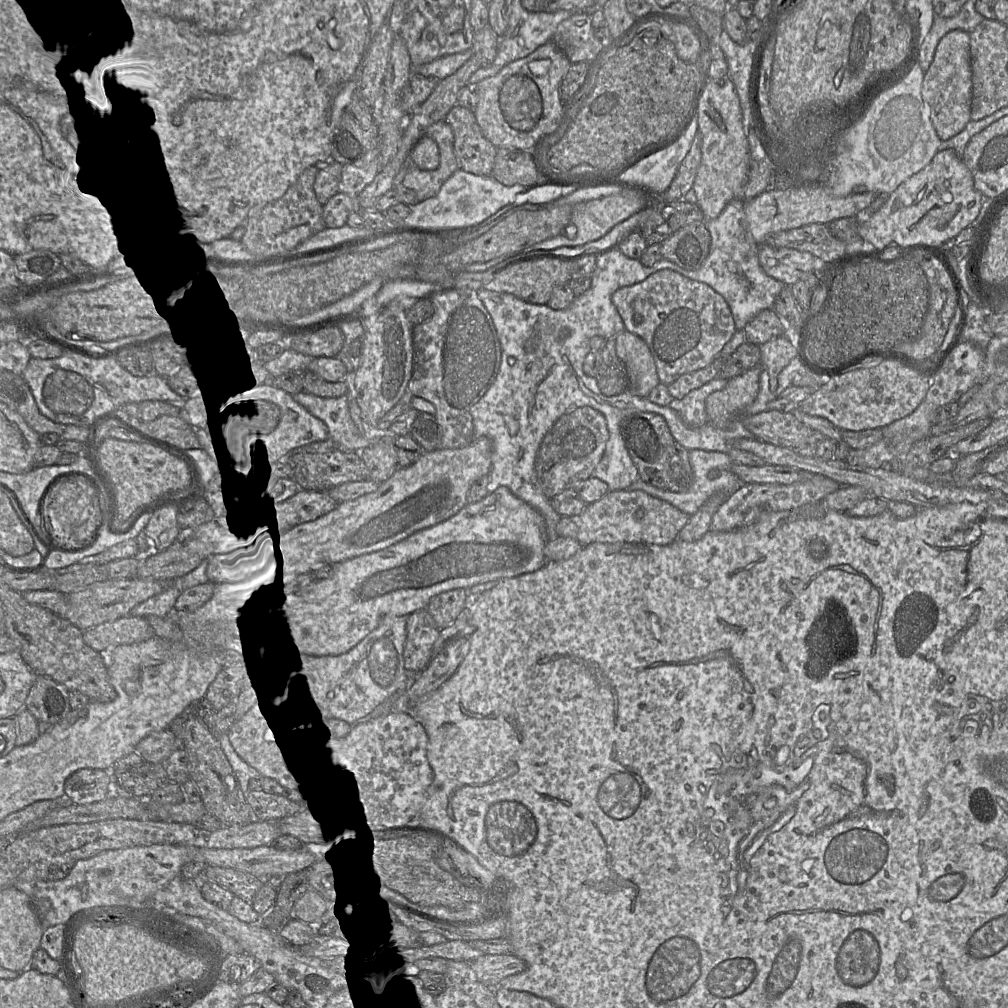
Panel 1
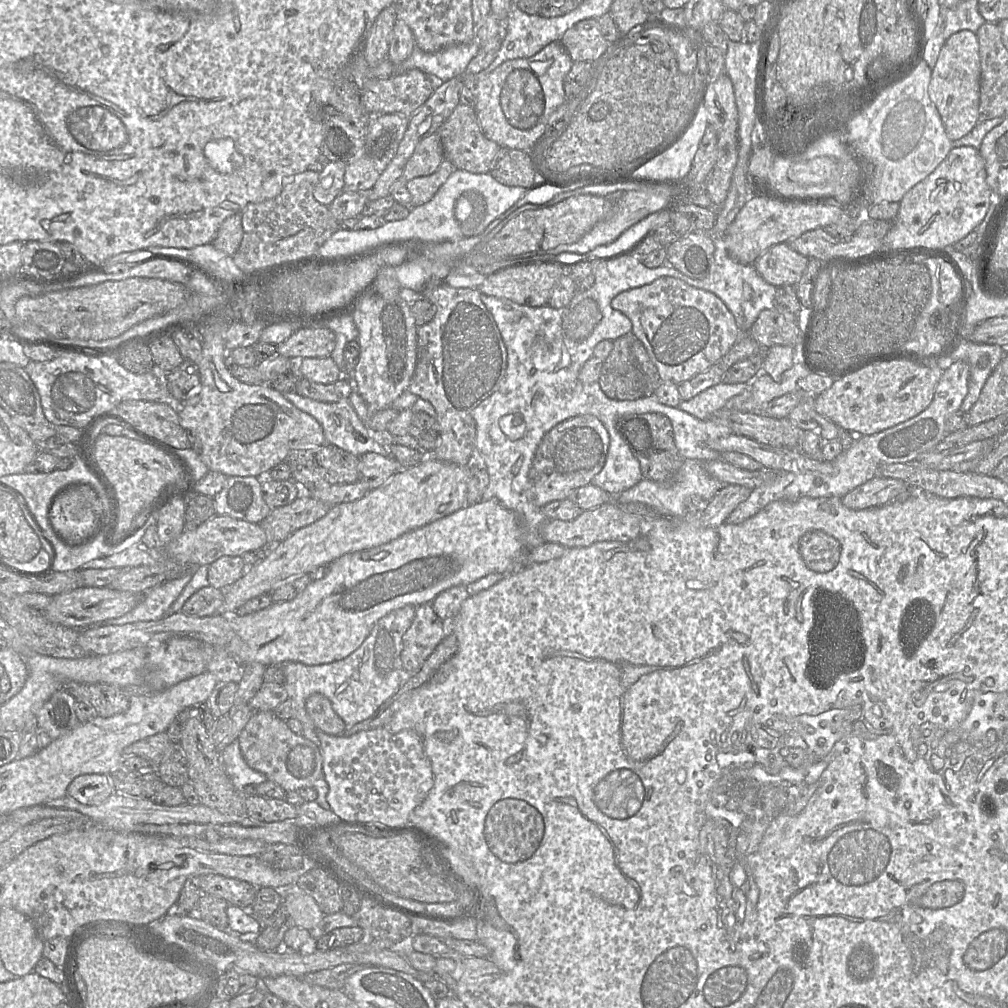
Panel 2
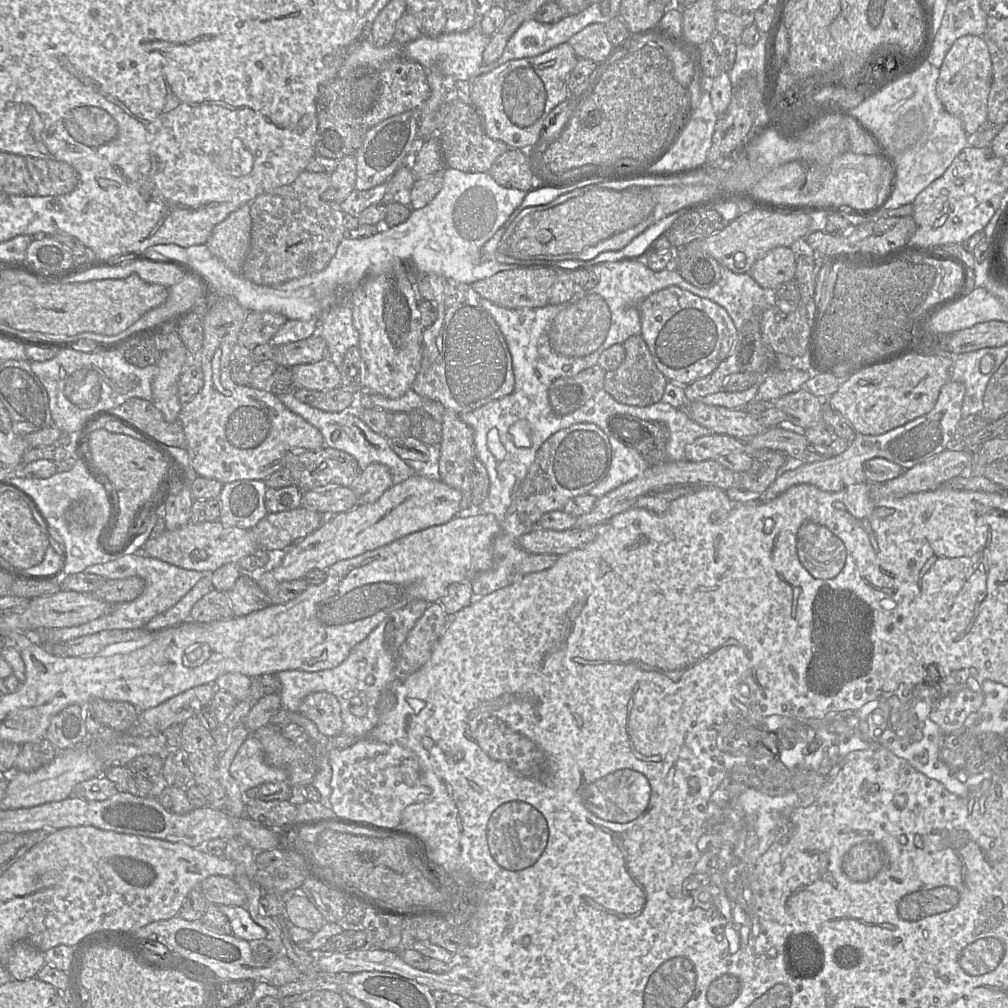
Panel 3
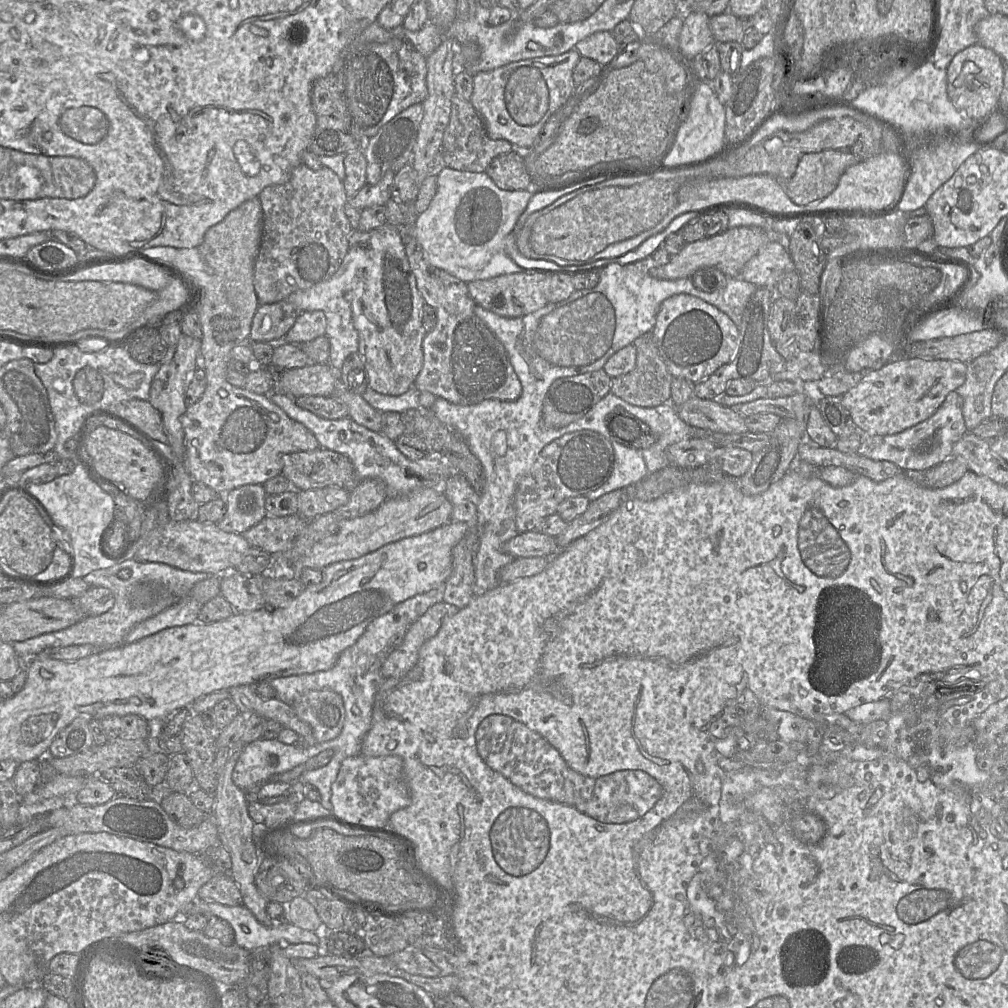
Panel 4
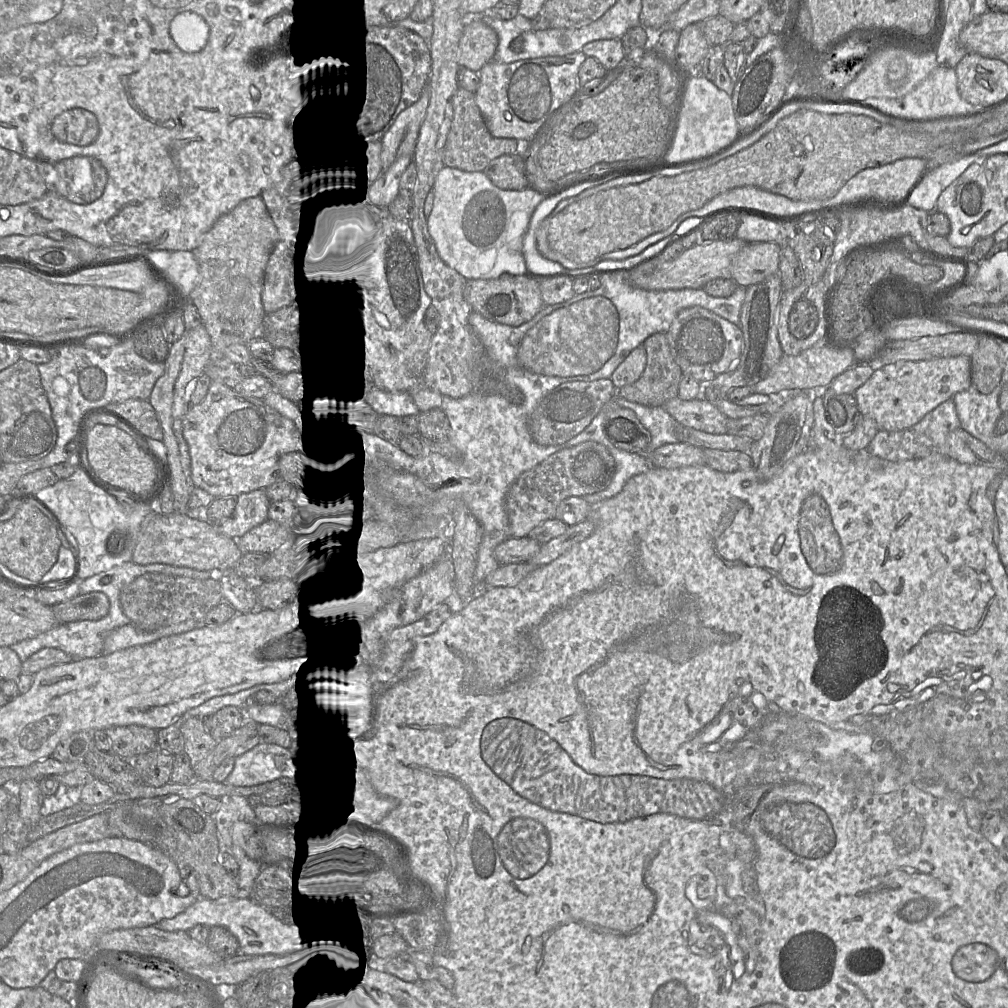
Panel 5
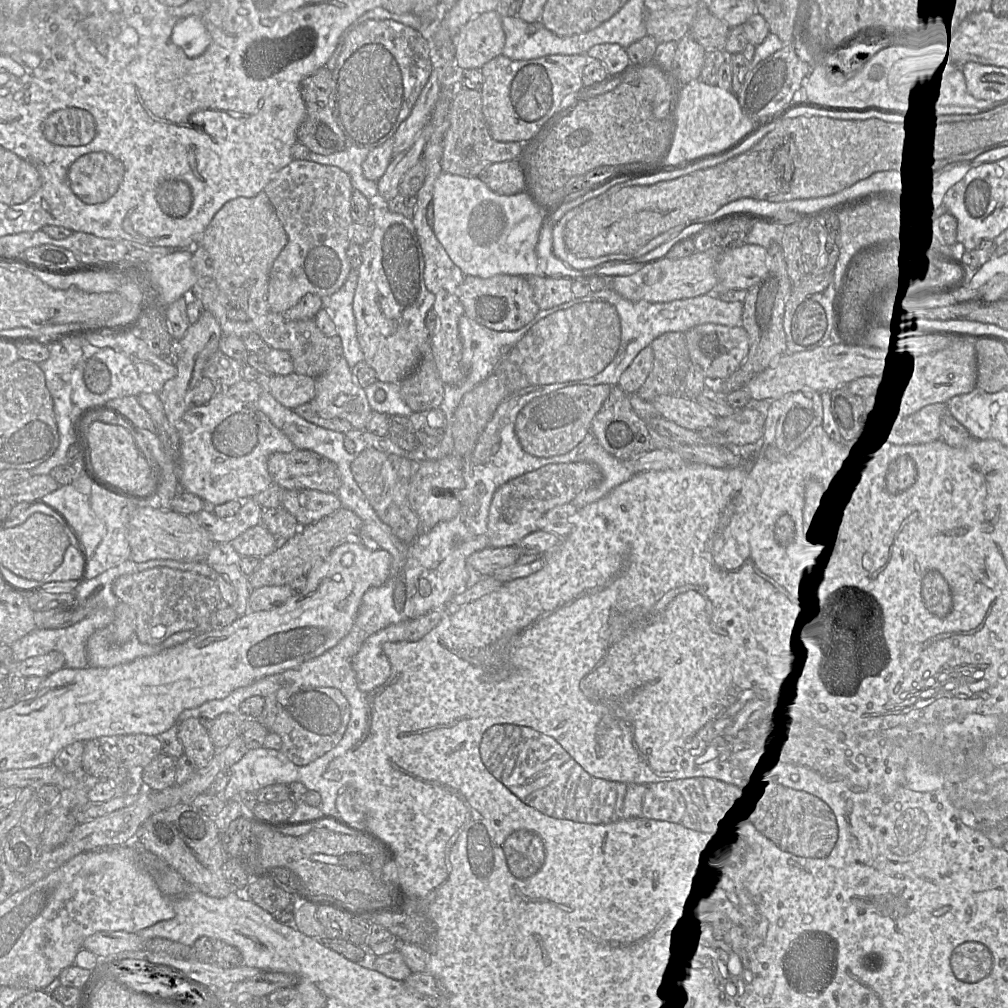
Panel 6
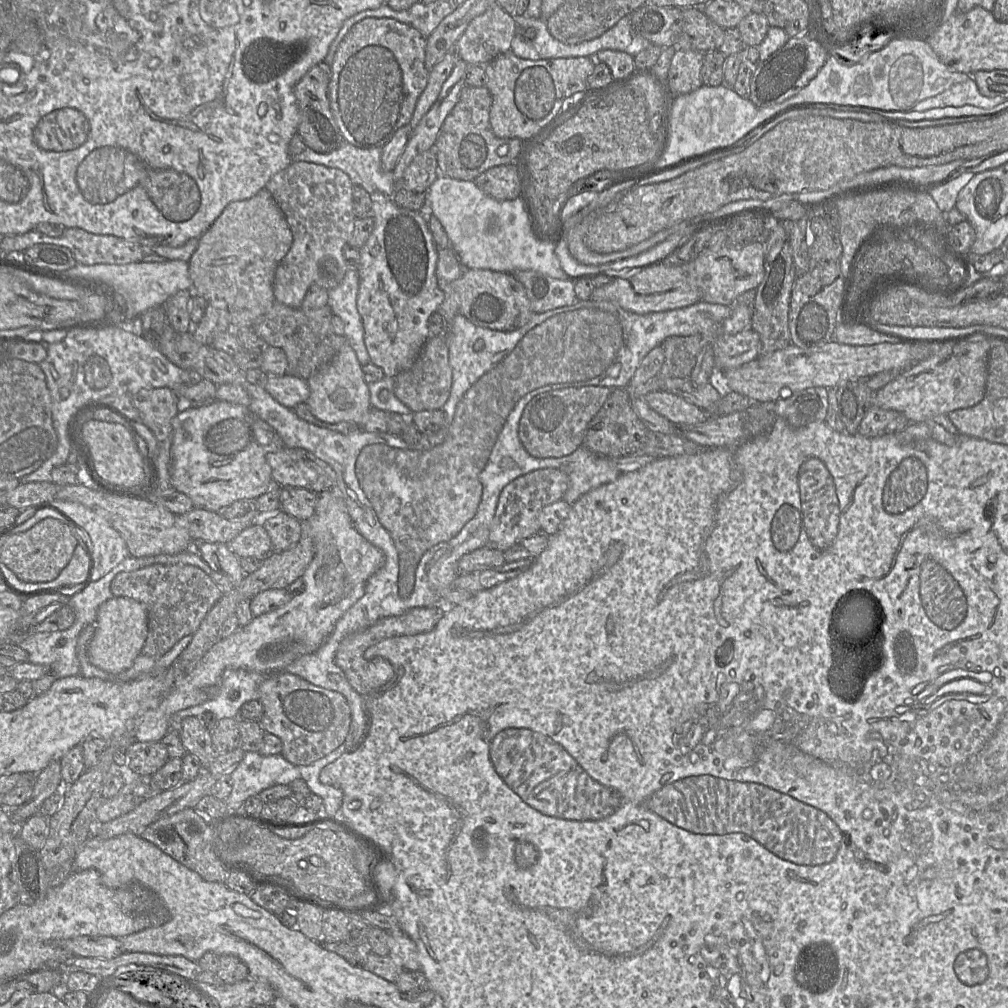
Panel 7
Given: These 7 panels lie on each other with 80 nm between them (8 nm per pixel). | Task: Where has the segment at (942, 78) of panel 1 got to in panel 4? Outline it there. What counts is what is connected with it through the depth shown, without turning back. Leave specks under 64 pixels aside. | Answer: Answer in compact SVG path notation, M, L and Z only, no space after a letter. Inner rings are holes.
M977 43L958 52L946 68L947 94L954 107L978 121L998 106L1003 89L1004 61L991 49Z

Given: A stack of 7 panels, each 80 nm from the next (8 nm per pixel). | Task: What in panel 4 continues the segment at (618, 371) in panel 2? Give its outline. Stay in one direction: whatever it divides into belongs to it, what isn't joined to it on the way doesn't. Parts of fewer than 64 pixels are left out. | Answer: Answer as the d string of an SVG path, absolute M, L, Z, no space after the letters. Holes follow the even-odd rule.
M652 332L639 336L633 345L637 351L635 368L626 374L611 378L611 393L629 404L640 407L656 407L670 403L673 376L659 355Z

